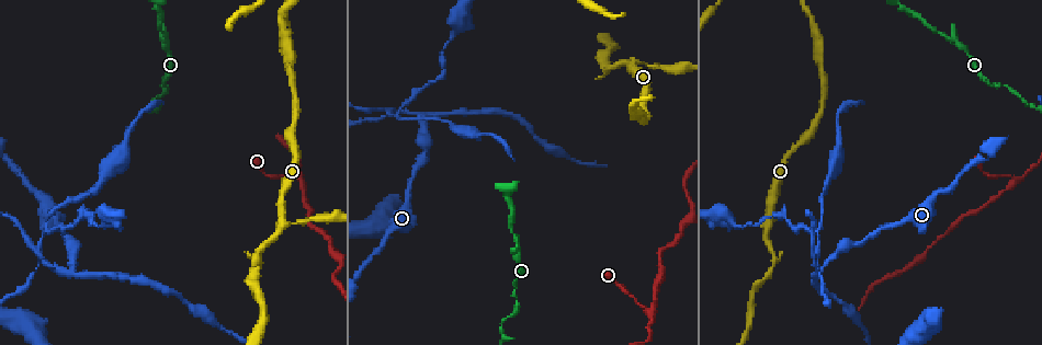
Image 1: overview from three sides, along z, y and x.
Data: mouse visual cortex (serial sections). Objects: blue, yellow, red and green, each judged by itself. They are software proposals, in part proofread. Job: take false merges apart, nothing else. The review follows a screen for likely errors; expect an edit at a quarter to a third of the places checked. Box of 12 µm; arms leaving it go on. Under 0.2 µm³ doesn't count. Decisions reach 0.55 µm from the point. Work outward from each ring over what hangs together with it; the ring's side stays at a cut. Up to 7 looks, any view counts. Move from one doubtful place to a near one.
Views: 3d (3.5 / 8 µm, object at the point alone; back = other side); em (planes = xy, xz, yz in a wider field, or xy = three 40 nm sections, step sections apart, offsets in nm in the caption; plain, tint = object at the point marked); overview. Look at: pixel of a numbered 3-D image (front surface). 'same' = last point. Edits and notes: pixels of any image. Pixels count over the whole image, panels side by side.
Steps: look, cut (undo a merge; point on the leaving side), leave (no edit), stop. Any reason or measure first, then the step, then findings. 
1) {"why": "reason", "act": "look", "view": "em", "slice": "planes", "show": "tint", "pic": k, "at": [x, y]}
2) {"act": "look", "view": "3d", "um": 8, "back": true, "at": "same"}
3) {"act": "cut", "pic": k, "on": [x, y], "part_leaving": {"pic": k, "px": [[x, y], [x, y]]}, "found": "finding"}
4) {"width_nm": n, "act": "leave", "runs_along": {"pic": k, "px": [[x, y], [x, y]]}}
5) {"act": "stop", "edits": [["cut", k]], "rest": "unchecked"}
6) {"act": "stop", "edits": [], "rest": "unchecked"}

{"why": "sharp bend", "act": "look", "view": "3d", "um": 8, "back": true, "pic": 1, "at": [1031, 106]}

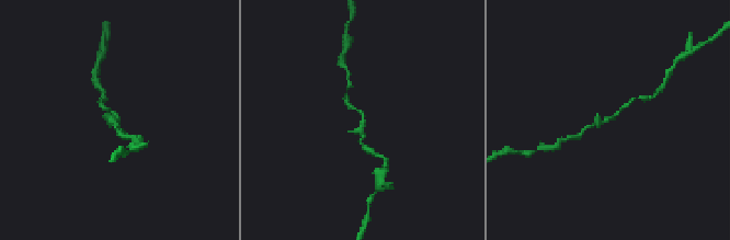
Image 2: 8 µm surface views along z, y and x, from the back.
{"act": "look", "view": "3d", "um": 3.5, "pic": 2, "at": [364, 119]}

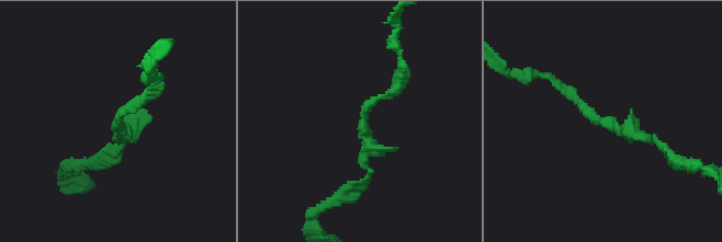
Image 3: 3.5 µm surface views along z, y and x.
{"why": "shape alone is not enough", "act": "look", "view": "em", "slice": "xy", "step": 2, "show": "tint", "pic": 3, "at": [602, 121]}

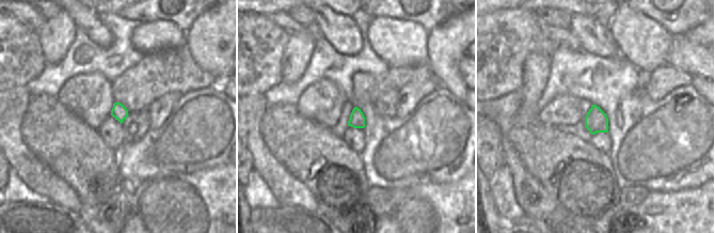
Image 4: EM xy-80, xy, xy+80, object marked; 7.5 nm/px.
{"act": "leave", "runs_along": {"pic": 3, "px": [[562, 85], [595, 119], [629, 129], [632, 116]]}, "found": "one cell here"}

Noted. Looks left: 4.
{"why": "abrupt turn", "act": "look", "view": "3d", "um": 3.5, "pic": 1, "at": [648, 308]}

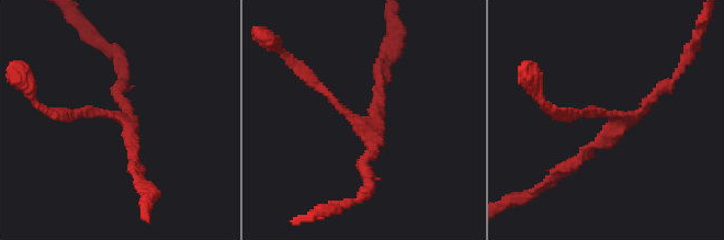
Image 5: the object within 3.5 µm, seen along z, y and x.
{"act": "look", "view": "em", "slice": "planes", "show": "tint", "pic": 5, "at": [359, 121]}

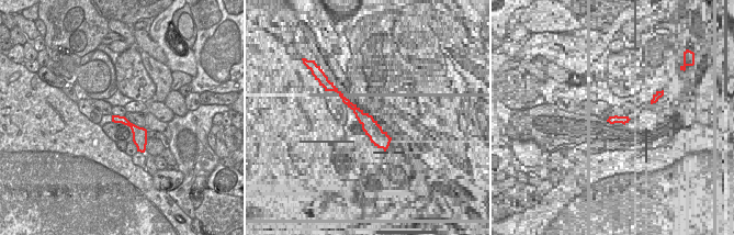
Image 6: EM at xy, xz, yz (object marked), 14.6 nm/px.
{"why": "cut it another way", "act": "look", "view": "em", "slice": "xy", "step": 3, "show": "tint", "at": "same"}

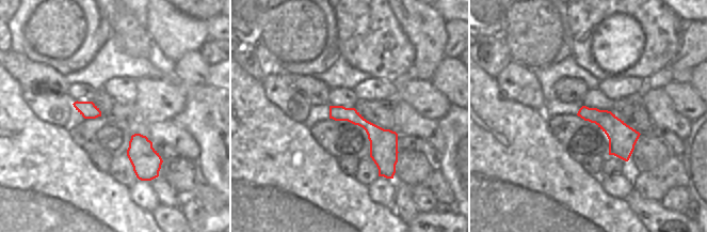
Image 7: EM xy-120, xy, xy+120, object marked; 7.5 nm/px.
{"width_nm": 130, "act": "leave", "runs_along": {"pic": 7, "px": [[332, 108], [383, 142], [391, 171]]}, "found": "all the same cell"}

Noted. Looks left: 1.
{"act": "stop", "edits": [], "rest": "unchecked"}

